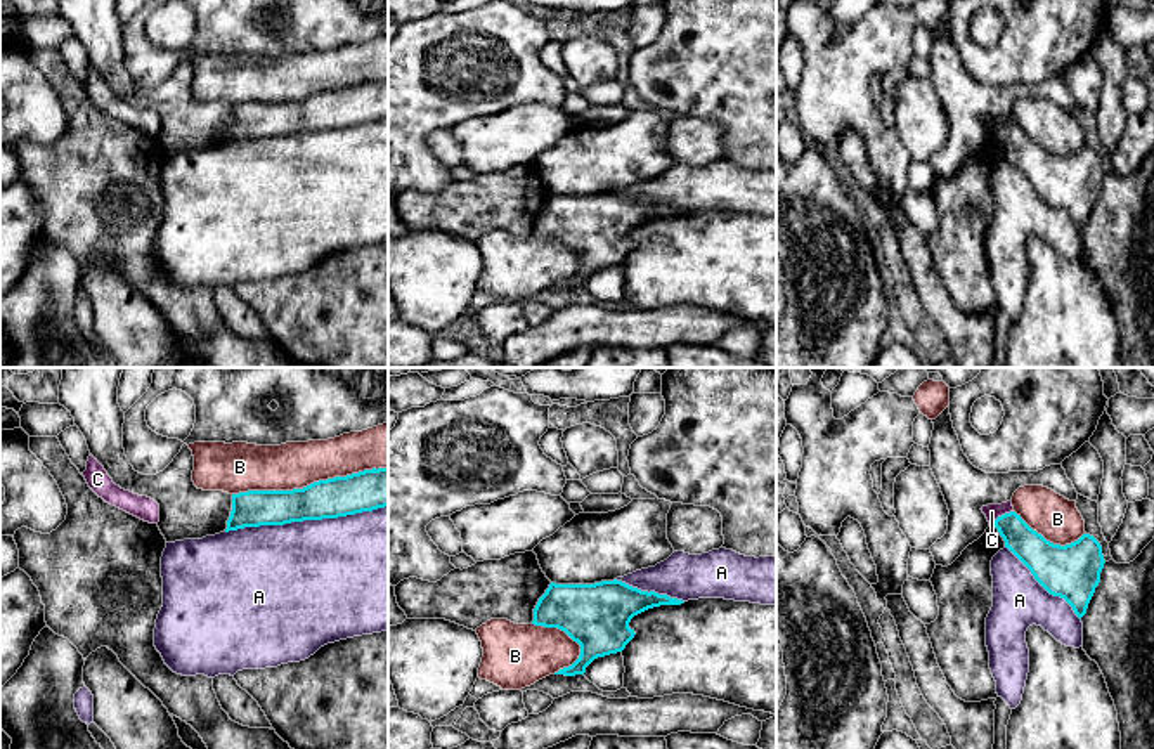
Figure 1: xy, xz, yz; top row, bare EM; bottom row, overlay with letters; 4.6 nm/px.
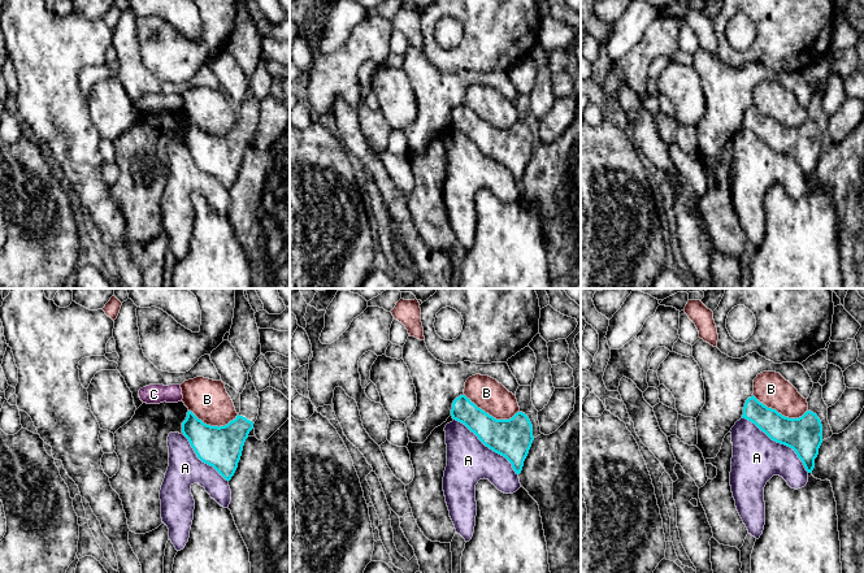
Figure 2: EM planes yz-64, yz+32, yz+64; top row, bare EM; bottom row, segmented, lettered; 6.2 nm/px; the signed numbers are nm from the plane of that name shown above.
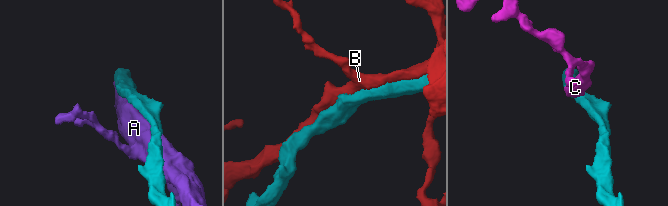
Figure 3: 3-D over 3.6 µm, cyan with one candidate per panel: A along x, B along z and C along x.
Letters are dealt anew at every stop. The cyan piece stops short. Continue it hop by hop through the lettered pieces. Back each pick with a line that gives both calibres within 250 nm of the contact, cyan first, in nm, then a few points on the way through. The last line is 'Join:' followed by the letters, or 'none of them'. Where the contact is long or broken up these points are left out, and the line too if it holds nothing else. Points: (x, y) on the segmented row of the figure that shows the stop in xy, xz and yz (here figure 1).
Join: none of them

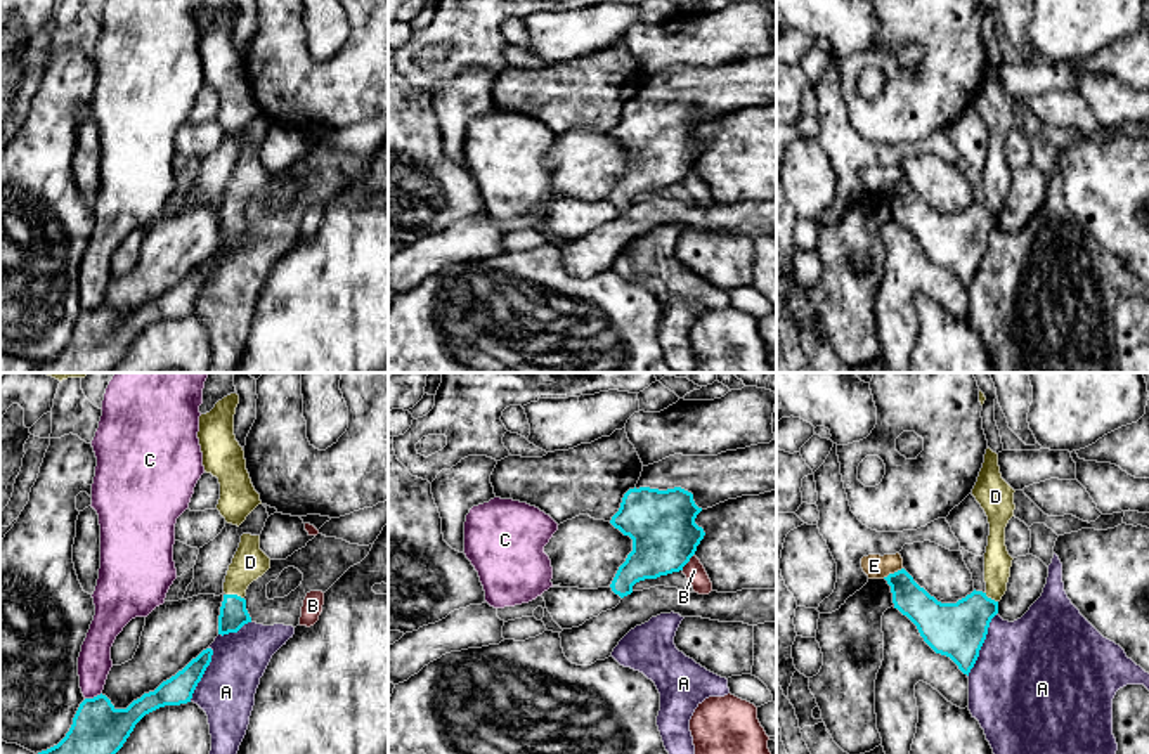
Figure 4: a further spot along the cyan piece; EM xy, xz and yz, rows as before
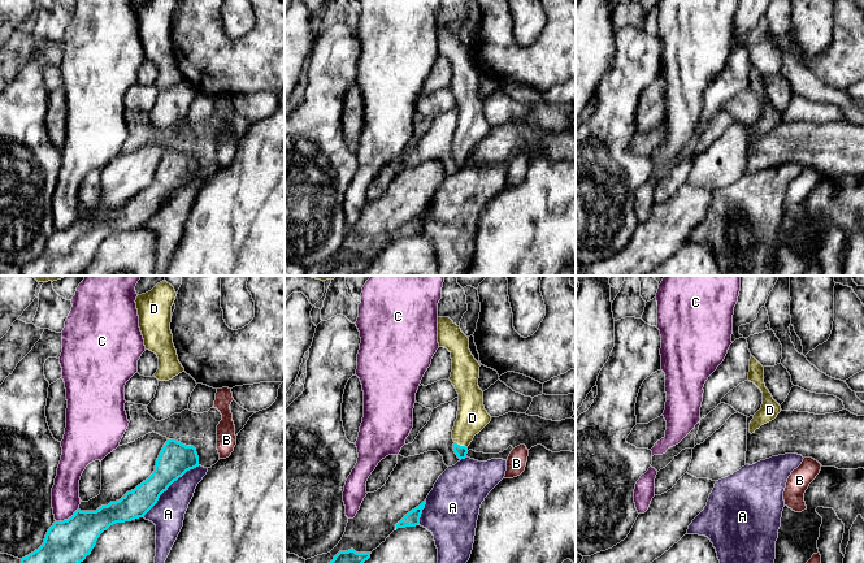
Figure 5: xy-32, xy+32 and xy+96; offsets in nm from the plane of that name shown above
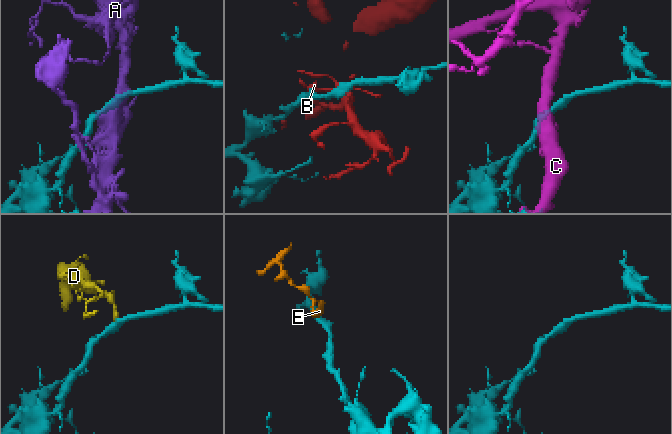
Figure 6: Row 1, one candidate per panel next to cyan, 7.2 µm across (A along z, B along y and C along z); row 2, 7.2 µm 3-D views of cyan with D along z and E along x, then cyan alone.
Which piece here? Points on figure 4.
D: 130 nm thick on the cyan side, 160 nm on the other; runs through xy (233, 616), (234, 595), (236, 581), (250, 562)
Join: D

